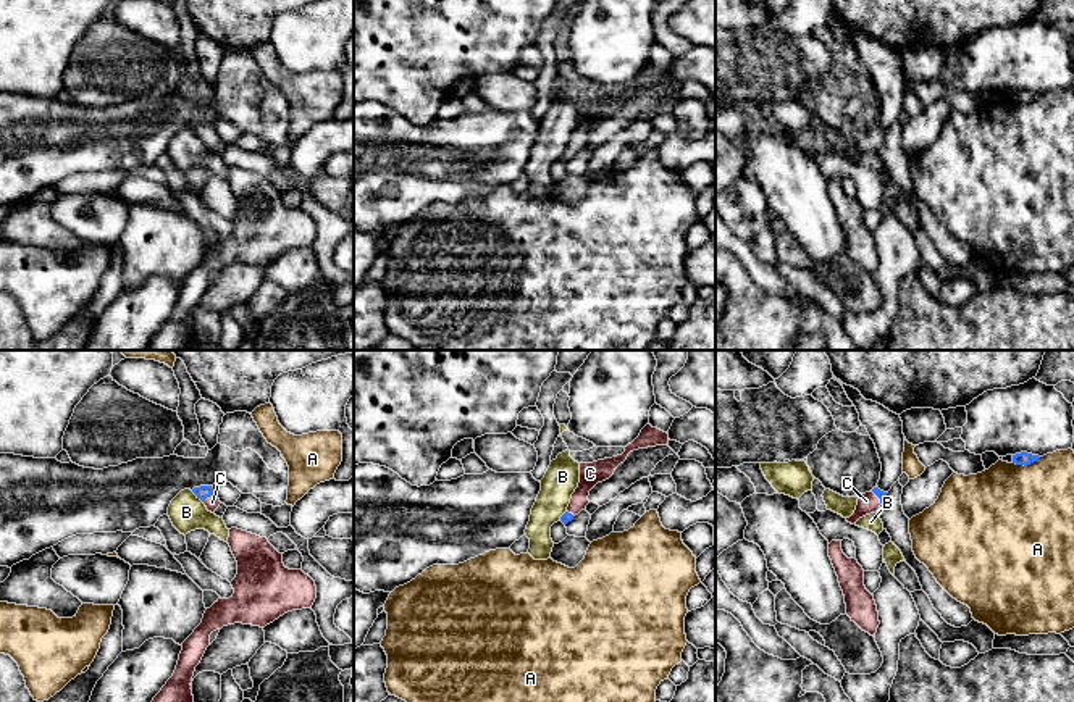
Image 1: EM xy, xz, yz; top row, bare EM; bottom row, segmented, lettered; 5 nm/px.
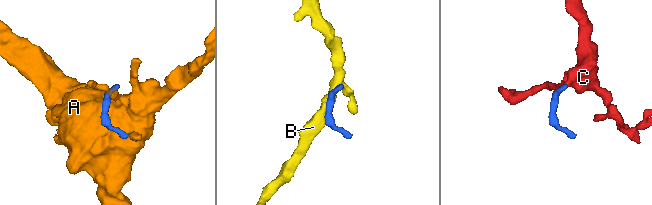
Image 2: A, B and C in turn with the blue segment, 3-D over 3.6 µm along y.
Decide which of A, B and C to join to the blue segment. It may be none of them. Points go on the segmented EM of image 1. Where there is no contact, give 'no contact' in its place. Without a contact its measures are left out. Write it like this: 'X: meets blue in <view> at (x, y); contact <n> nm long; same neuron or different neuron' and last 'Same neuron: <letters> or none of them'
A: meets blue in yz at (1026, 465); contact 150 nm long; different neuron
B: meets blue in xy at (197, 497); contact 100 nm long; different neuron
C: meets blue in xy at (207, 496); contact 80 nm long; same neuron
Same neuron: C

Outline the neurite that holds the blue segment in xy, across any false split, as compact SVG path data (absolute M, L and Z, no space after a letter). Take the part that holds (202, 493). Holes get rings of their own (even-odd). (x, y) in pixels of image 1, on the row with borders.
M212 486L194 487L192 492L197 495L197 499L200 499L205 504L207 510L212 513L221 504Z

